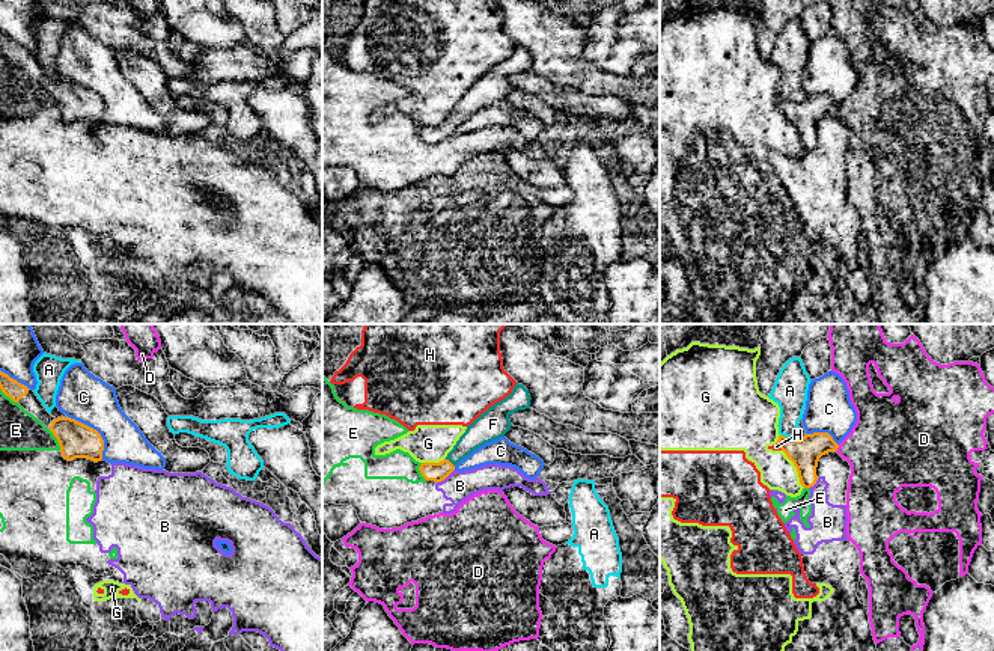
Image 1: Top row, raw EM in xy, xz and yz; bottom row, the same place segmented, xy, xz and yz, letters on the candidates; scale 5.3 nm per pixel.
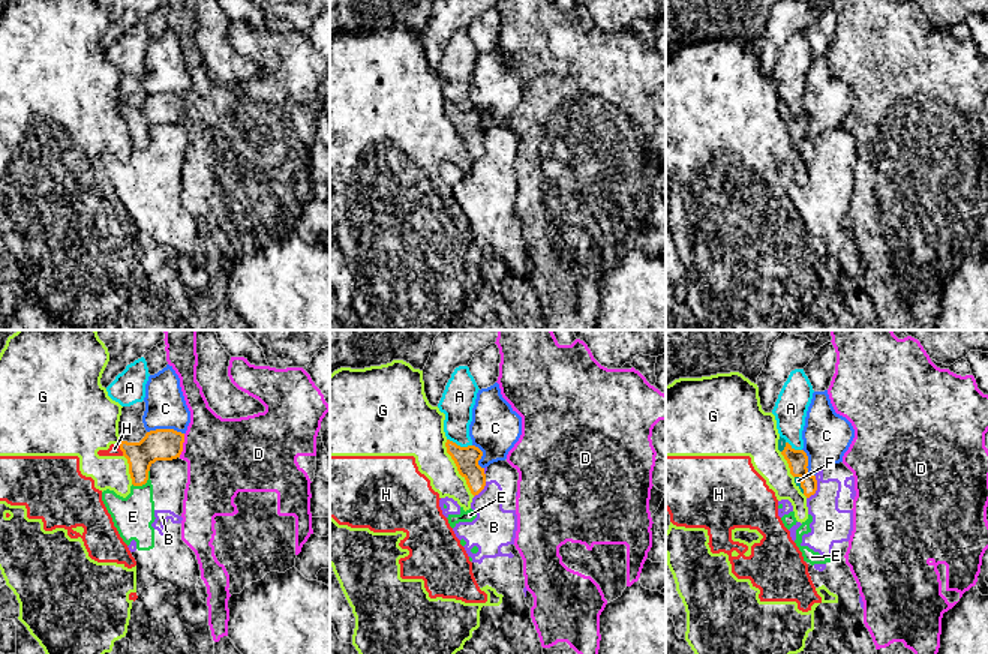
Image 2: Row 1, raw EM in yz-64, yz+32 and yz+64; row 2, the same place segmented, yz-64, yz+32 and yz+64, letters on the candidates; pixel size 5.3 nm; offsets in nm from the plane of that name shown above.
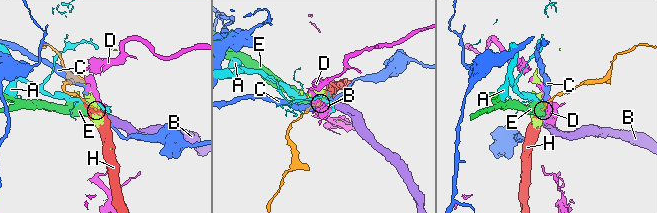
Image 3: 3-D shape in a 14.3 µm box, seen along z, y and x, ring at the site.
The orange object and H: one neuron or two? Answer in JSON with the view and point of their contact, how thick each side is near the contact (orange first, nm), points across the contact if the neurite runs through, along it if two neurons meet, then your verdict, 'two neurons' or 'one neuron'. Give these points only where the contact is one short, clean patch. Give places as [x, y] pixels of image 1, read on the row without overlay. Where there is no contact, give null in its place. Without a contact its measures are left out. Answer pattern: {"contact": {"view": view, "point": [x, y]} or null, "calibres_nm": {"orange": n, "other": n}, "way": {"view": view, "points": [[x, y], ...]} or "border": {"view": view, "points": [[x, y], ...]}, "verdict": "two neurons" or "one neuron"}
{"contact": {"view": "yz", "point": [780, 109]}, "calibres_nm": {"orange": 160, "other": 40}, "border": {"view": "yz", "points": [[777, 104], [782, 112]]}, "verdict": "two neurons"}

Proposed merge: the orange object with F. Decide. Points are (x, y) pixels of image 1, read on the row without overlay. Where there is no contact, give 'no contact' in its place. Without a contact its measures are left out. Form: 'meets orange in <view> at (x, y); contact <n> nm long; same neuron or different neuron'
meets orange in xz at (449, 124); contact 70 nm long; same neuron

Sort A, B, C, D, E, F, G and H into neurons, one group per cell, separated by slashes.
A / B E / C / D / F / G H

